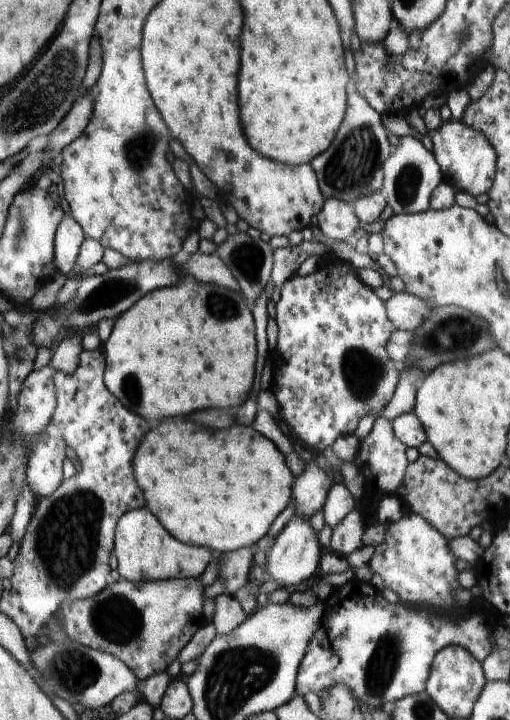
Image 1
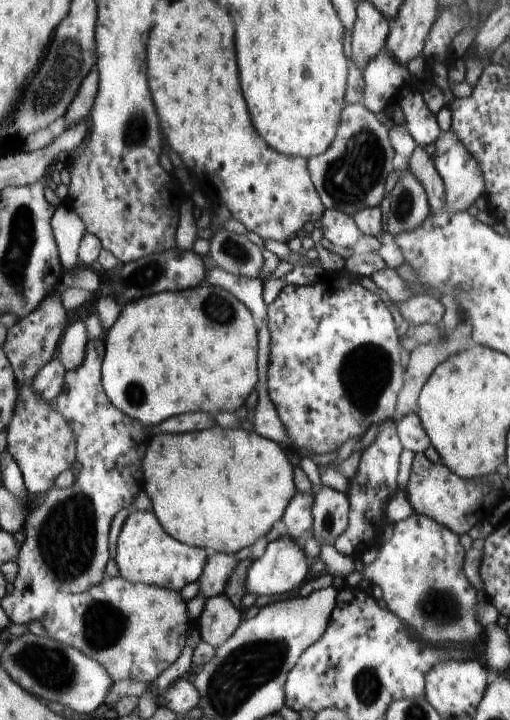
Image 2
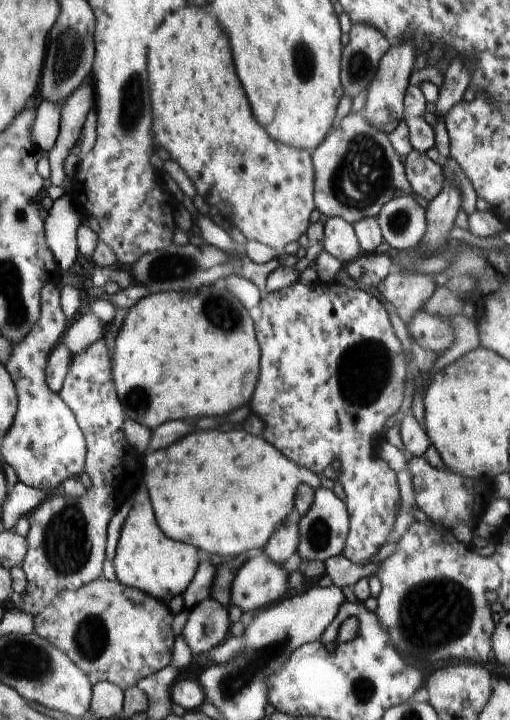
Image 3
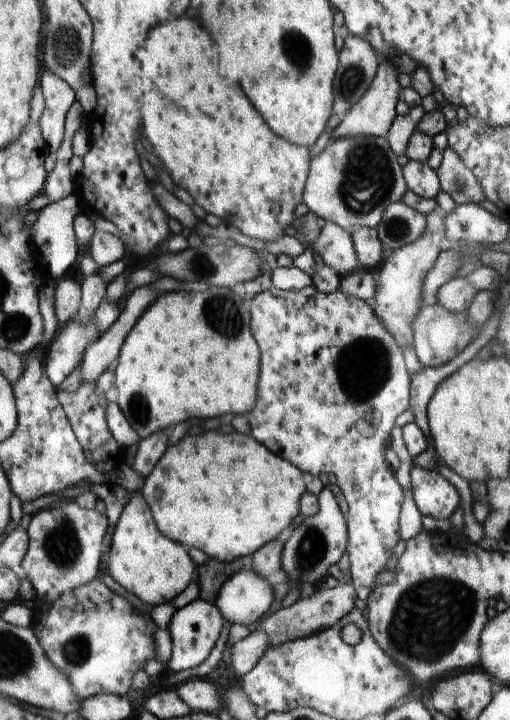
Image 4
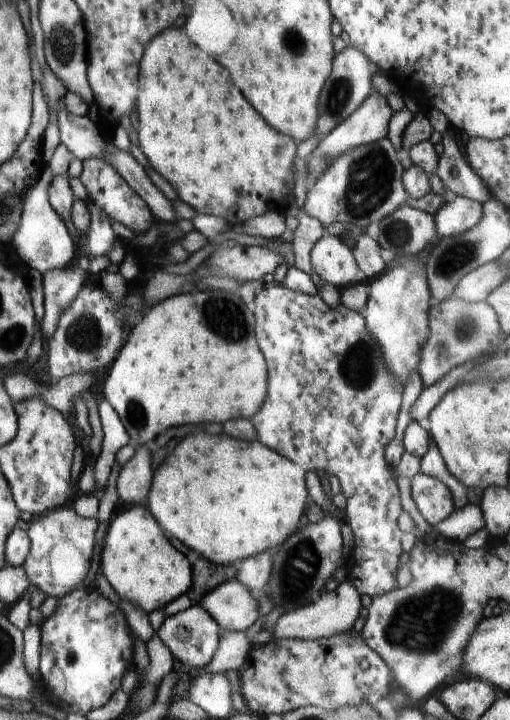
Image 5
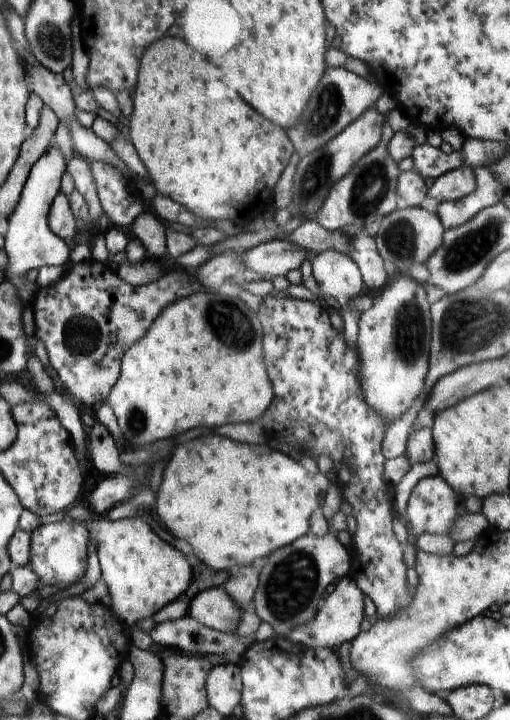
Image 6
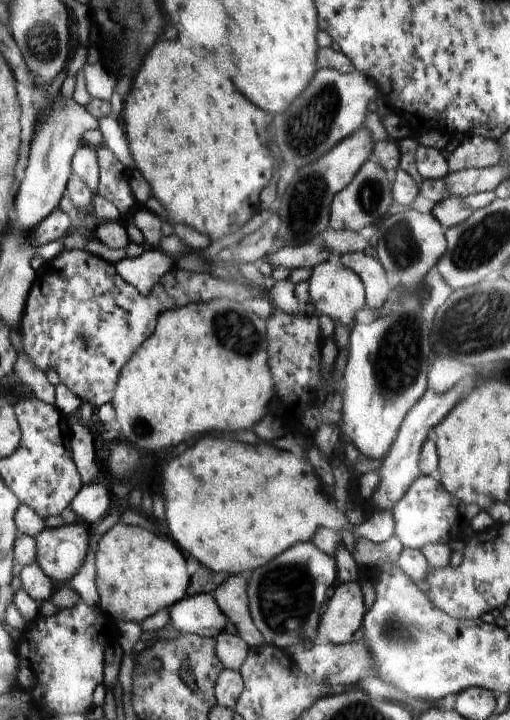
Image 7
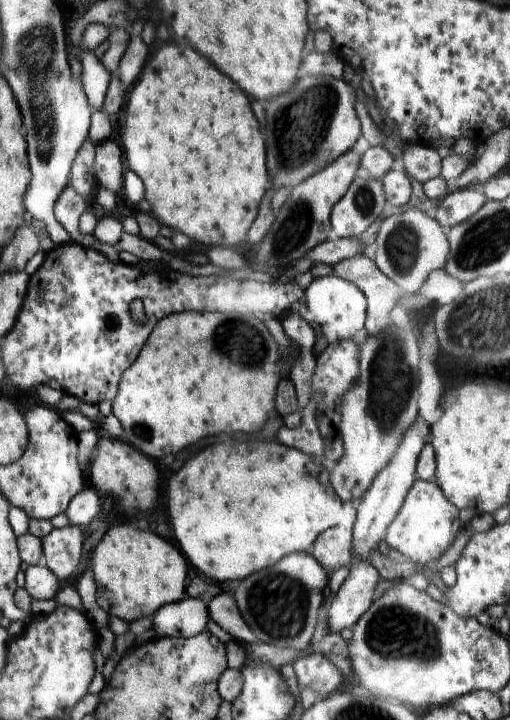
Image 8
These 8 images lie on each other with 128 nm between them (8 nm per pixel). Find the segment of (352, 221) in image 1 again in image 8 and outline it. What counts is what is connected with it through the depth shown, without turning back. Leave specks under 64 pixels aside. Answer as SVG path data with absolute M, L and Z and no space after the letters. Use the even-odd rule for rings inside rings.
M336 274L317 277L305 290L306 317L316 329L317 335L324 336L326 342L352 341L352 336L364 328L364 320L367 320L366 299L364 293L354 283Z

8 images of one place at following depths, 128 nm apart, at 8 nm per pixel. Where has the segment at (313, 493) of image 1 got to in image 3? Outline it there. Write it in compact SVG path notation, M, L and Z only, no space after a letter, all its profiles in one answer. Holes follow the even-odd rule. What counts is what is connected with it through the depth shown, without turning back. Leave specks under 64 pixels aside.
M288 520L284 523L284 528L276 530L267 548L263 548L263 551L273 563L283 565L290 556L296 554L298 541L299 523Z

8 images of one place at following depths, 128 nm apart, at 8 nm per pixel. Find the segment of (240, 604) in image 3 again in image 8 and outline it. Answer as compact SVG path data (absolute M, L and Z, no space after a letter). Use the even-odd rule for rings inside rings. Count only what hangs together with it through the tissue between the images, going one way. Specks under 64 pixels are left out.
M188 596L160 607L153 615L152 628L157 632L157 637L191 637L208 630L207 623L210 620L208 605Z

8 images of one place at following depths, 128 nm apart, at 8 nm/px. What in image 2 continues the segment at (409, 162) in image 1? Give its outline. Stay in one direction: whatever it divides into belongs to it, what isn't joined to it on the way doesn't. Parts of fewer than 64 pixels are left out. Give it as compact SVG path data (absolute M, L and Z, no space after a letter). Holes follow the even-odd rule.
M414 168L402 174L392 192L386 230L390 236L416 231L432 214L423 185L415 177Z

